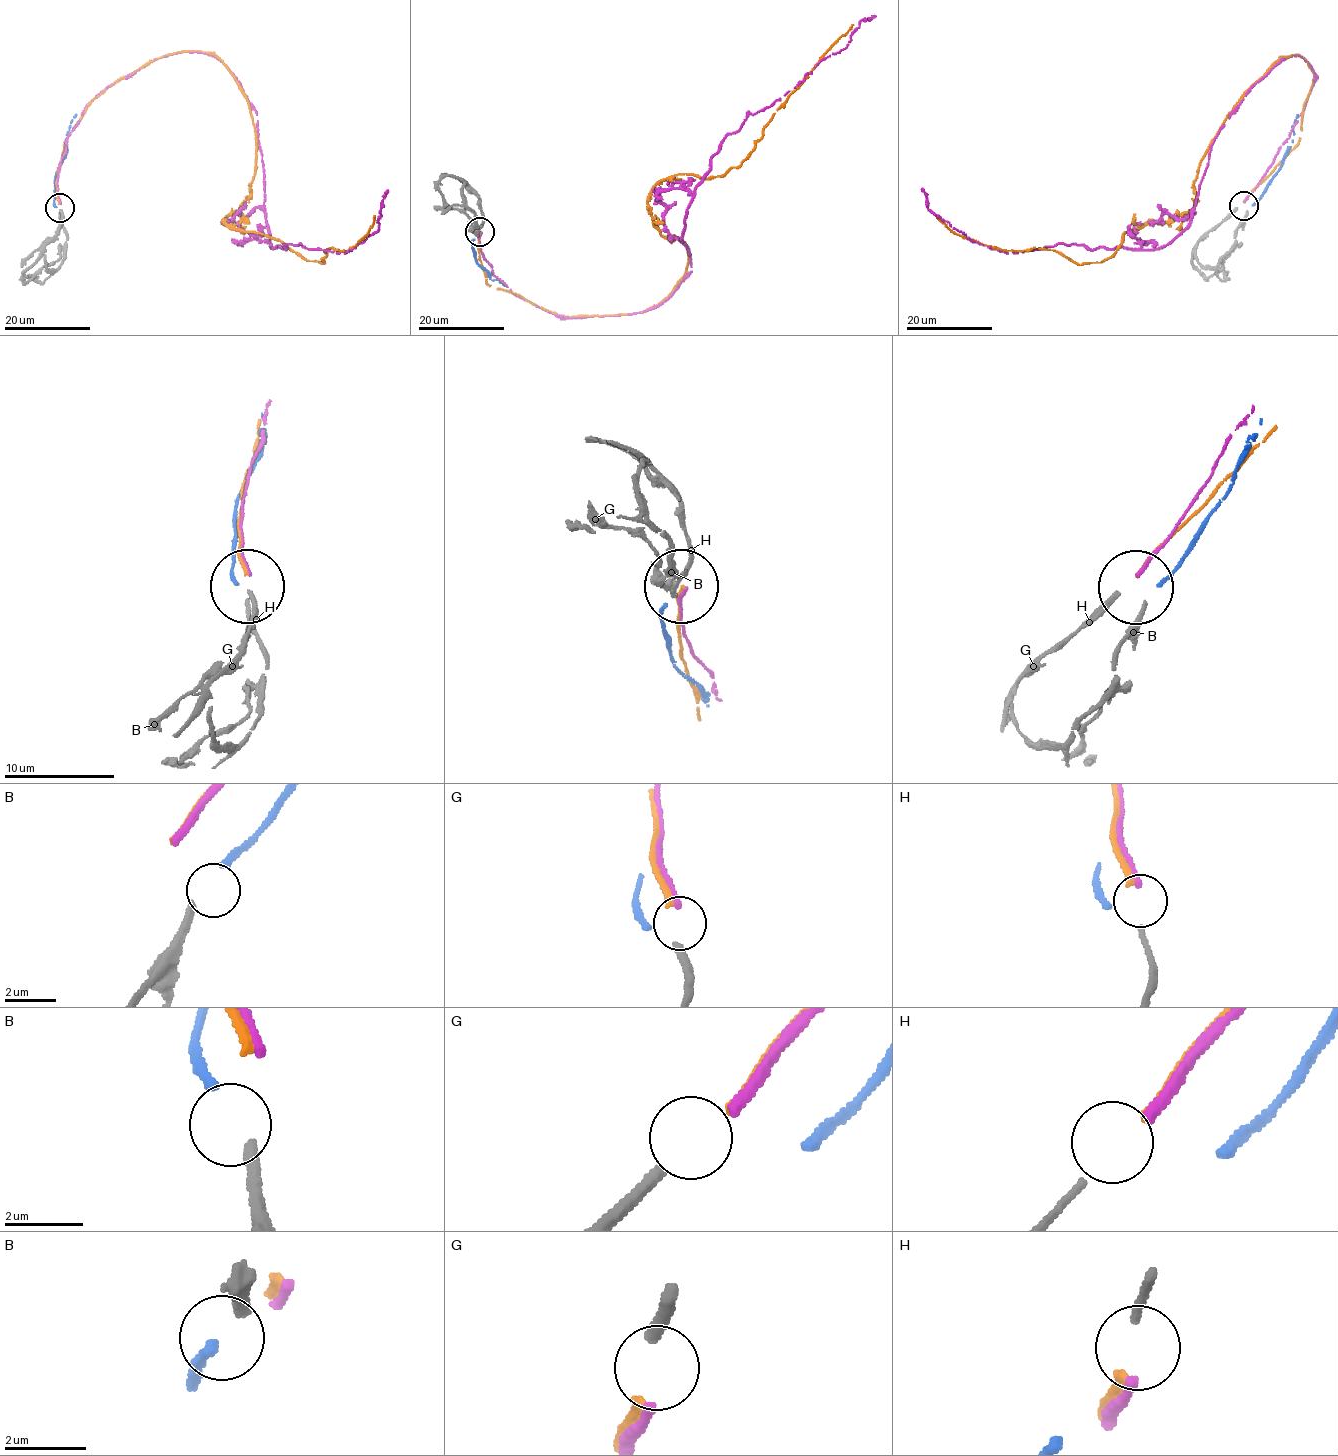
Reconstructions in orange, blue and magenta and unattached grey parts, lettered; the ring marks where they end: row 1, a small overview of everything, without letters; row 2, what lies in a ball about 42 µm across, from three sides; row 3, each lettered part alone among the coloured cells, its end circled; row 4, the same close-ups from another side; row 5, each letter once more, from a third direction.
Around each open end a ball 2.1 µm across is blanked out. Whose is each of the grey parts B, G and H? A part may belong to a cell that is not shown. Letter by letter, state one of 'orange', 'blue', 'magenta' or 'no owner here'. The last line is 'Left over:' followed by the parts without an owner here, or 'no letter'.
B: blue
G: no owner here
H: magenta
Left over: G

